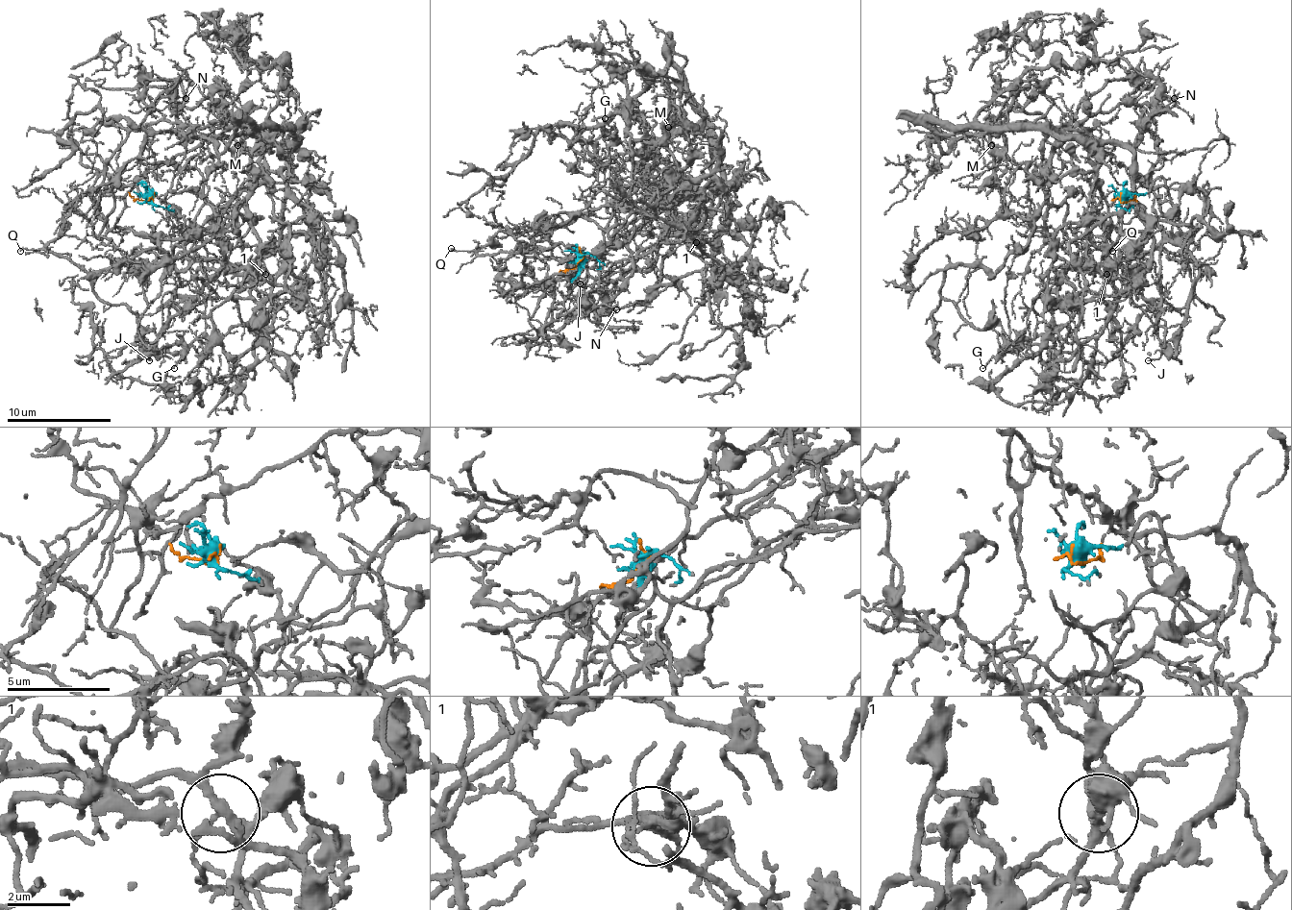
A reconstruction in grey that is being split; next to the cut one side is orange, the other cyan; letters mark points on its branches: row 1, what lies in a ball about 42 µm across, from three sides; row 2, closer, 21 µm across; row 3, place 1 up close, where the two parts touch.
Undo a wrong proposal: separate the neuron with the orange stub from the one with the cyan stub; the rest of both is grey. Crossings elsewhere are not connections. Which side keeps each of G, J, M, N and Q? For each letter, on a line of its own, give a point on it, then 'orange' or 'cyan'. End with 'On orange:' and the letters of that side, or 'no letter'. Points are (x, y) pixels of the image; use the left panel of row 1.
G: place (174, 368); cyan
J: place (149, 360); cyan
M: place (237, 145); orange
N: place (186, 98); orange
Q: place (20, 251); cyan
On orange: M, N

